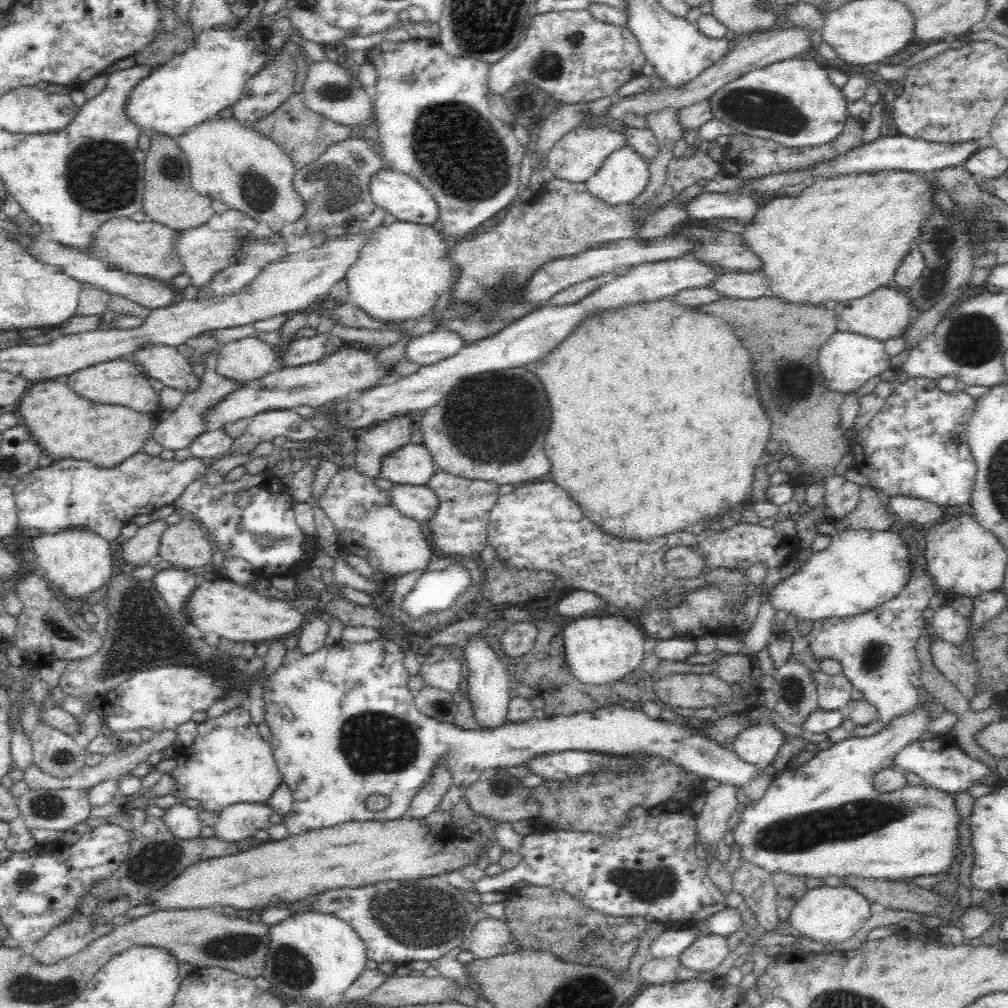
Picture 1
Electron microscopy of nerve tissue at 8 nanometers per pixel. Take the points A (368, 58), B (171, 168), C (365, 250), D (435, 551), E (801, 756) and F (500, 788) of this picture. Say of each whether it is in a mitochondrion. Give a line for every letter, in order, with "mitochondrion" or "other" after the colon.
A: other
B: mitochondrion
C: other
D: other
E: other
F: mitochondrion

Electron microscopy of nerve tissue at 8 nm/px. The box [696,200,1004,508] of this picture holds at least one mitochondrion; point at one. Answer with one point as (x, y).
(972, 340)

